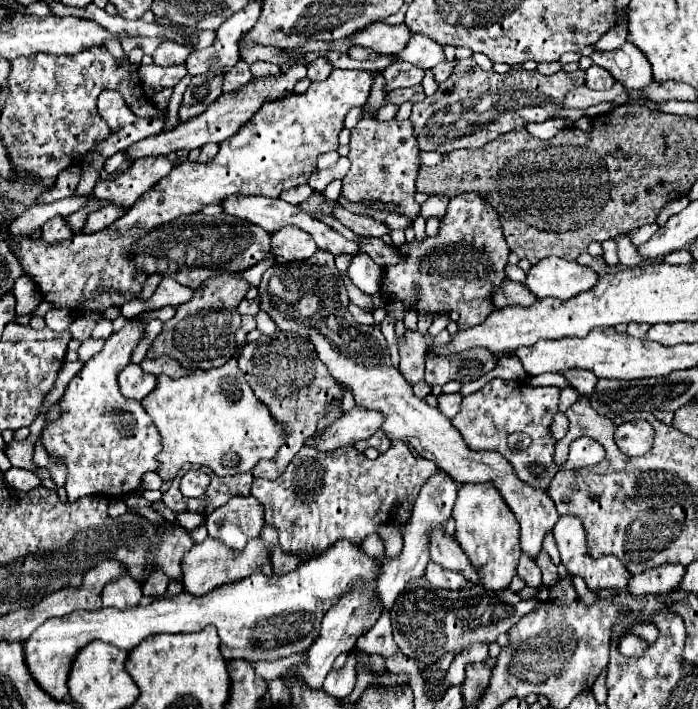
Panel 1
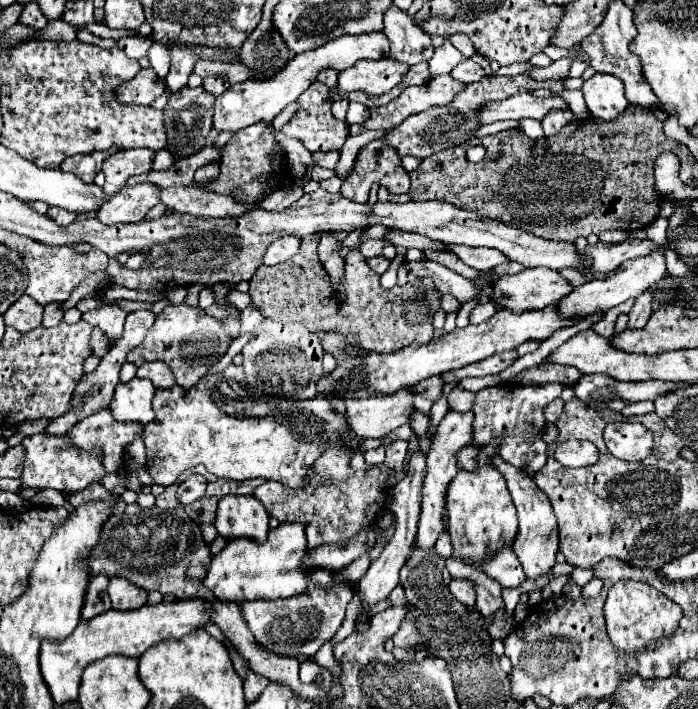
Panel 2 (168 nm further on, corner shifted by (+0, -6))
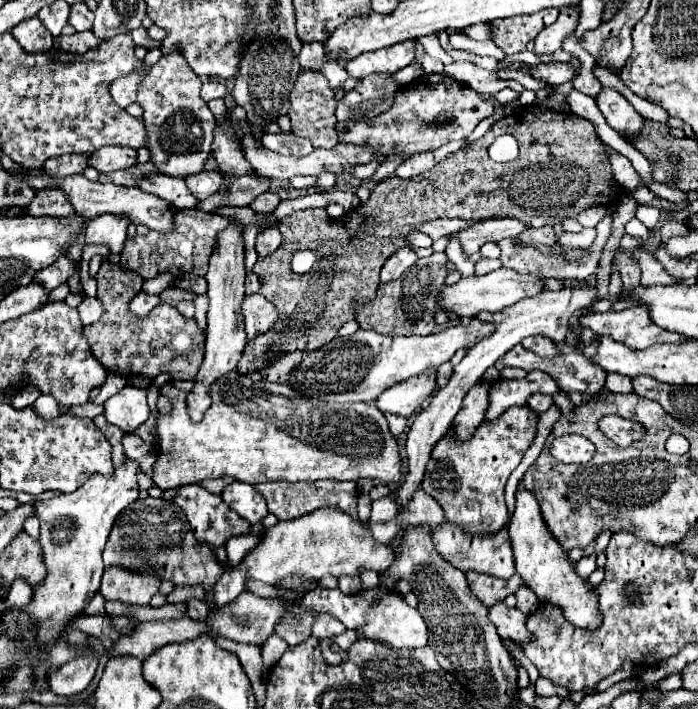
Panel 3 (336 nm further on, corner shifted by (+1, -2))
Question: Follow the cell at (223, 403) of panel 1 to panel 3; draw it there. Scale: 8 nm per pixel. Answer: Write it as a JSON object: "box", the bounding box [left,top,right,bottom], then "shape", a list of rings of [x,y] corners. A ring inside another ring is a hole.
{"box":[155,372,403,490],"shape":[[[237,372],[225,374],[211,388],[213,404],[201,424],[189,420],[185,408],[185,392],[175,390],[171,384],[161,388],[161,394],[171,398],[173,412],[171,416],[161,416],[157,420],[159,444],[157,444],[157,462],[155,462],[155,484],[161,490],[177,488],[183,484],[197,484],[209,478],[229,476],[247,484],[261,484],[273,480],[379,480],[385,484],[403,480],[403,458],[399,454],[397,438],[391,434],[385,414],[375,404],[351,402],[351,404],[327,404],[321,400],[311,400],[307,396],[297,396],[293,388],[283,384],[255,384],[251,378],[237,376]]]}

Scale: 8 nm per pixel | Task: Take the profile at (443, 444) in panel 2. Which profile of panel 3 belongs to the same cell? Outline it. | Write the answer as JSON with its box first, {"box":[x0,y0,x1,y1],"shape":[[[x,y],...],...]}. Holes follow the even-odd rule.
{"box":[453,380,493,440],"shape":[[[487,380],[477,382],[465,394],[461,412],[453,420],[453,430],[455,430],[455,436],[459,440],[469,438],[469,434],[473,434],[473,428],[477,424],[481,424],[481,420],[485,418],[485,412],[487,412],[487,406],[489,406],[489,388],[491,388],[491,384],[493,382],[487,382]]]}

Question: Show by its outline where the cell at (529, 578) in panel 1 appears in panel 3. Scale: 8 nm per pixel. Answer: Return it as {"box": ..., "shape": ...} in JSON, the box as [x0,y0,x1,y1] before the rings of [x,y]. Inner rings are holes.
{"box":[429,522,515,578],"shape":[[[443,522],[439,526],[429,526],[431,528],[431,540],[437,548],[437,552],[455,568],[459,570],[473,570],[473,572],[481,572],[481,574],[489,574],[489,576],[497,576],[497,578],[509,578],[515,574],[515,564],[513,564],[513,552],[511,552],[511,542],[509,542],[509,534],[507,528],[501,528],[495,534],[467,534],[465,530],[461,530],[457,524],[451,522]]]}

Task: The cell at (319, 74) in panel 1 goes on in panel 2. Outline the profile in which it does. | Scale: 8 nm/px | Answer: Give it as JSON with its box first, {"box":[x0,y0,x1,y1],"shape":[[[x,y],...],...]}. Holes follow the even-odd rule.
{"box":[282,84,348,152],"shape":[[[310,84],[310,88],[298,98],[300,108],[296,116],[286,126],[282,126],[282,134],[298,138],[310,152],[340,150],[348,136],[346,124],[336,120],[330,108],[324,108],[326,92],[326,84]]]}

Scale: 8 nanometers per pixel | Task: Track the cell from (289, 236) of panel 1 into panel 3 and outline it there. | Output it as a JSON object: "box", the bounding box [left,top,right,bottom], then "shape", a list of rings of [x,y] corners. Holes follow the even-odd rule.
{"box":[257,226,281,256],"shape":[[[275,226],[263,228],[263,232],[257,234],[257,254],[259,256],[269,256],[269,252],[275,252],[275,248],[279,248],[281,244],[281,232]]]}

